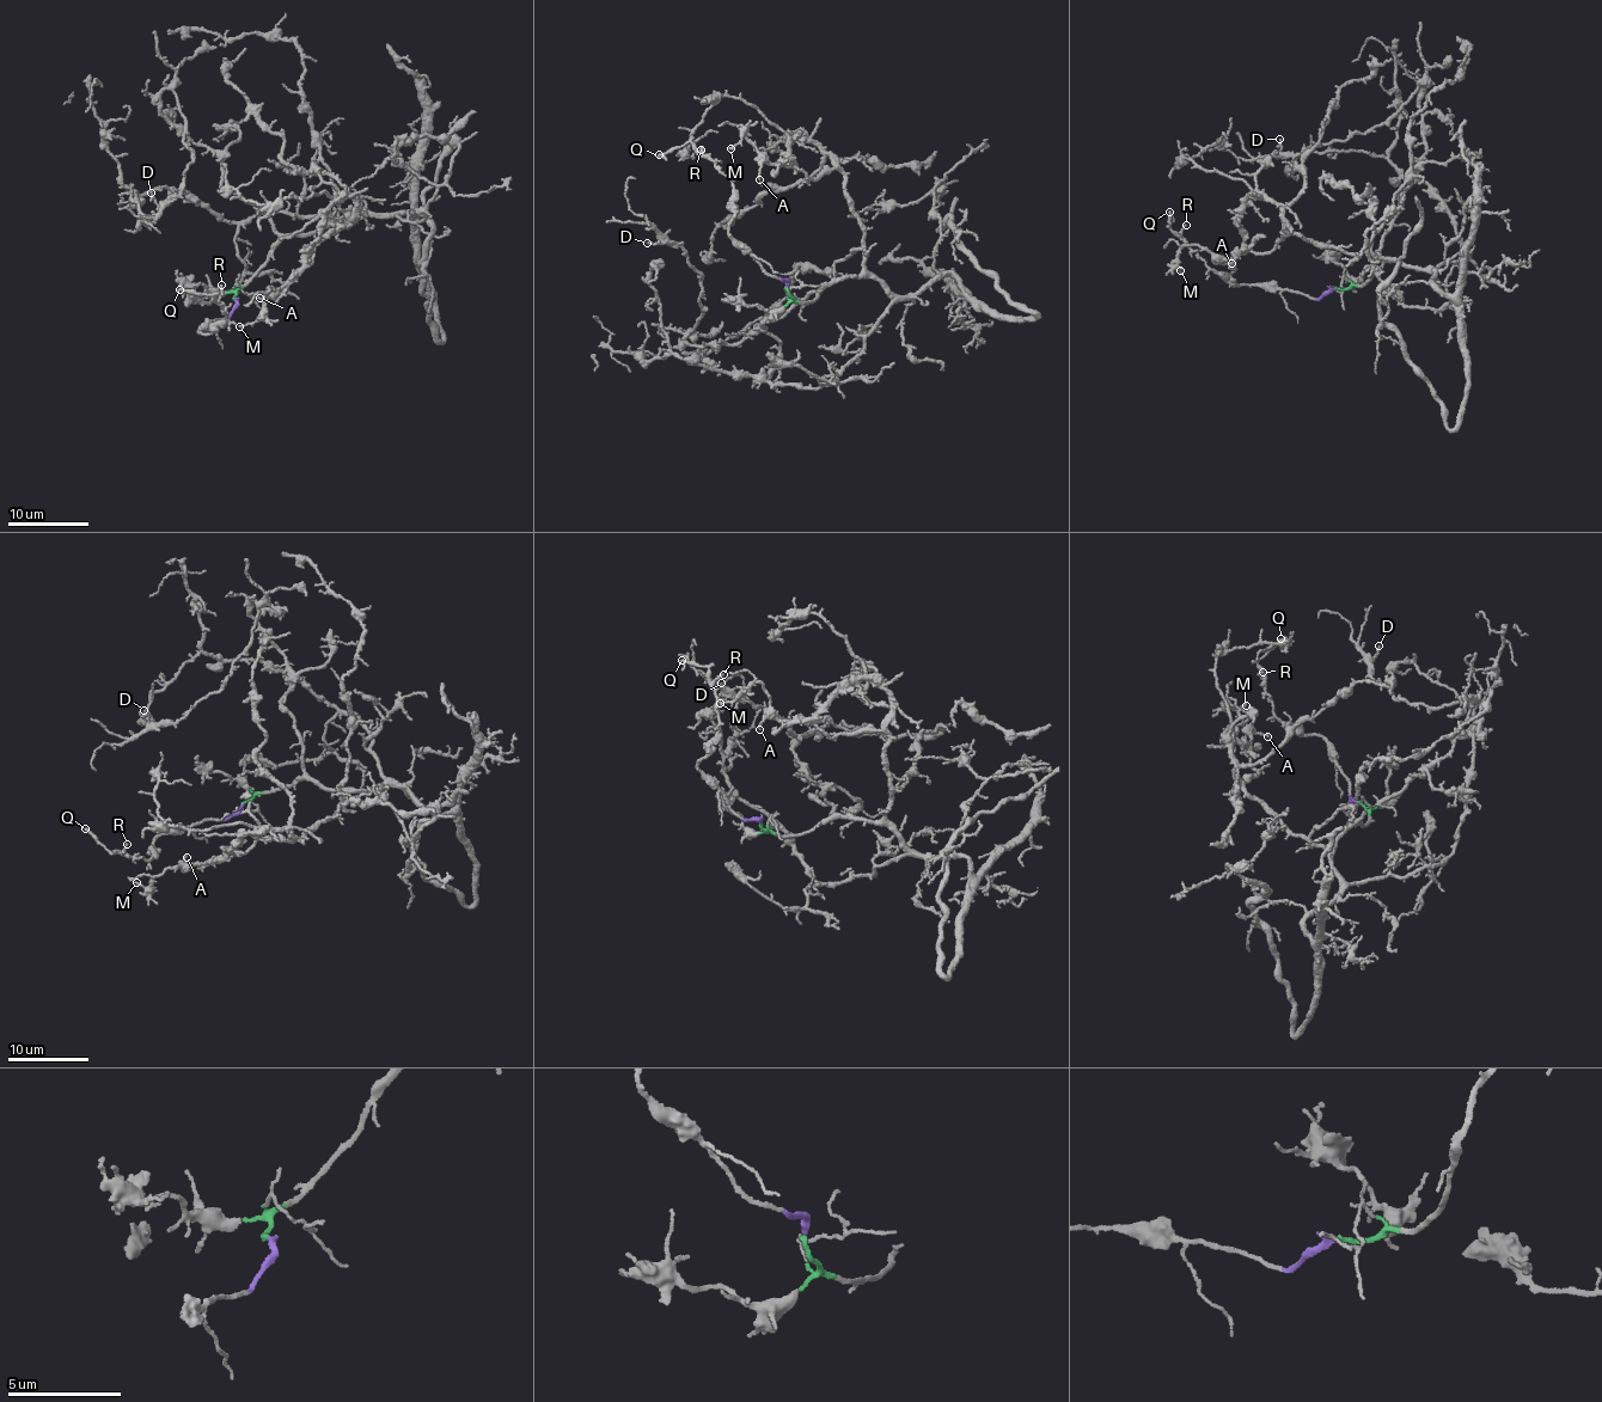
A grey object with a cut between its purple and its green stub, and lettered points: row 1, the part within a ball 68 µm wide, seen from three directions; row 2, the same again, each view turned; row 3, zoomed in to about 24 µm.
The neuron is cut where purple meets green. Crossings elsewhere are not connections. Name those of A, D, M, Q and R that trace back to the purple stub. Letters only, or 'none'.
Q, R

